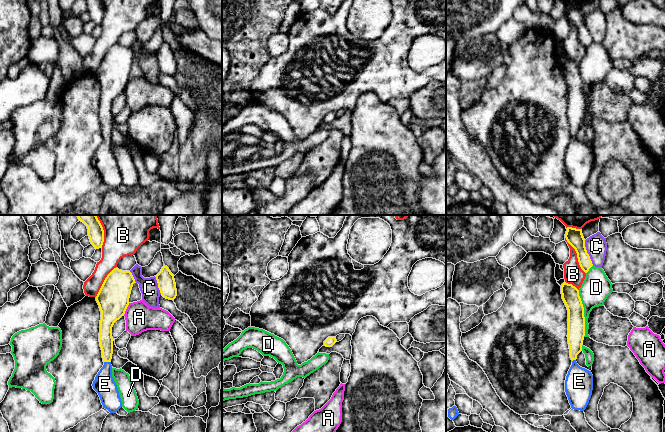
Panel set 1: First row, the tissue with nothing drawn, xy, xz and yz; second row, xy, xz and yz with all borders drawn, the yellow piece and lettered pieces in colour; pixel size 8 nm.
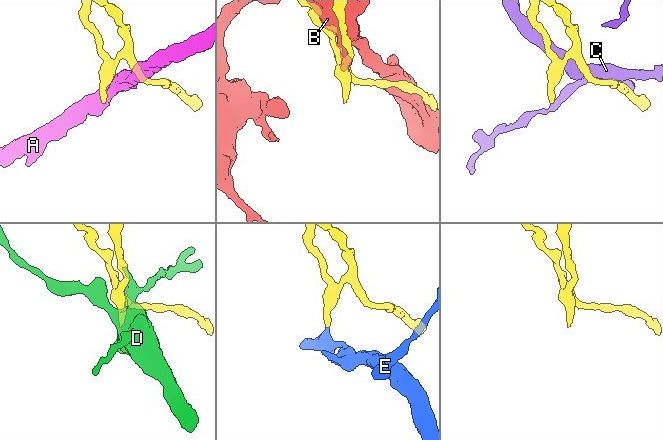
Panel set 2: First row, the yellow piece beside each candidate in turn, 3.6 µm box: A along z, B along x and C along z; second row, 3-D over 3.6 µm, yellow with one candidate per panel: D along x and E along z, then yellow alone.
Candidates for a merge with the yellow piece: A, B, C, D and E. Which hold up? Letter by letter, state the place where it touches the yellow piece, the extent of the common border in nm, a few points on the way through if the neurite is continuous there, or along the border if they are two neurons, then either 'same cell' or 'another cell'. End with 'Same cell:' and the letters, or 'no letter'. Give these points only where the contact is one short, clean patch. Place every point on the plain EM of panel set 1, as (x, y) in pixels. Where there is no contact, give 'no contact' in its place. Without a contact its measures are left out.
A: contact xy (126, 84); length 120 nm; border xy (129, 79), (123, 91); another cell
B: contact yz (577, 31); length 340 nm; another cell
C: contact yz (587, 29); length 220 nm; another cell
D: contact yz (583, 89); length 380 nm; another cell
E: contact xy (107, 137); length 60 nm; way xy (106, 116), (107, 137), (104, 160); same cell
Same cell: E

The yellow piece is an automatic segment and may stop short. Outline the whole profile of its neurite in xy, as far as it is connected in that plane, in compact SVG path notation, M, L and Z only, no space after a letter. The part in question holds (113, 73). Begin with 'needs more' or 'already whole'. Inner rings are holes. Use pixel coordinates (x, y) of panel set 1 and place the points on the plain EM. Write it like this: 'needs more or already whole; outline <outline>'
needs more; outline M114 44L105 54L96 77L101 87L99 118L104 141L93 157L103 184L116 189L122 183L117 161L112 153L111 135L113 130L112 103L124 92L135 55L130 47Z

